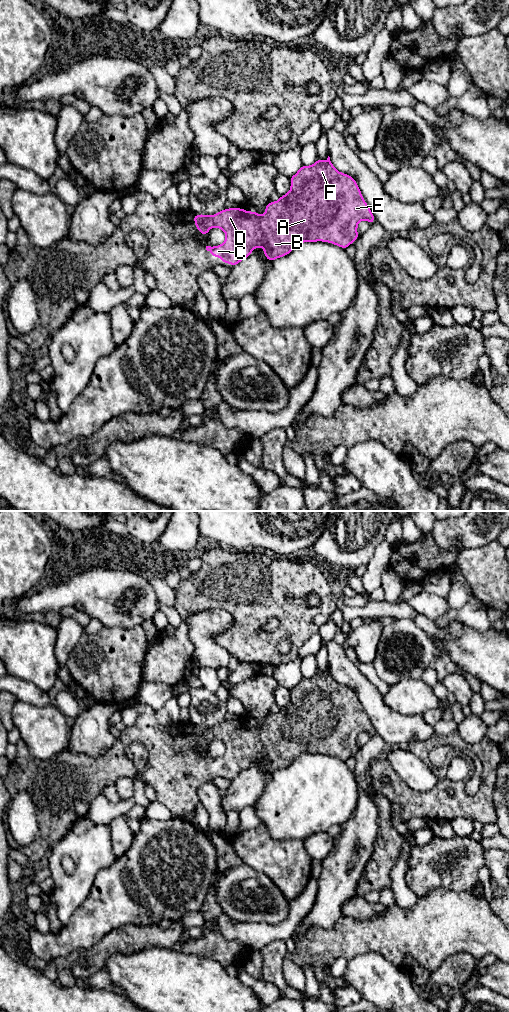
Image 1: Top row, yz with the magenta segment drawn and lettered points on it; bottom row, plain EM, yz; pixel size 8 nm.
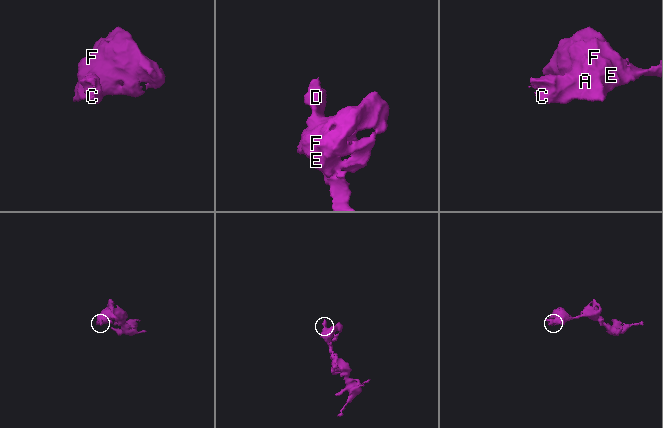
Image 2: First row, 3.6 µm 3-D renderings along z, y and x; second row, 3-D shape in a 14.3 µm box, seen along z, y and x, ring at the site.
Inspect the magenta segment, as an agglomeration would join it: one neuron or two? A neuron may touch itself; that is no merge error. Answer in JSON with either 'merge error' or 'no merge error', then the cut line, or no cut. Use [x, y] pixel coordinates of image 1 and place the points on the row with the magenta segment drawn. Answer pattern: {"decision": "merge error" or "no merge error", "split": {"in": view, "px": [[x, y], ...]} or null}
{"decision": "no merge error", "split": null}

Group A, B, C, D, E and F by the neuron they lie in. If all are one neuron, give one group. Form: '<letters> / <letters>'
A B C D E F

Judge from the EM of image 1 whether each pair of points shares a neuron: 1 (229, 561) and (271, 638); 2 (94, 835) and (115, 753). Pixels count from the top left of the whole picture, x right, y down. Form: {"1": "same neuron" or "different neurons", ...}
{"1": "same neuron", "2": "different neurons"}

